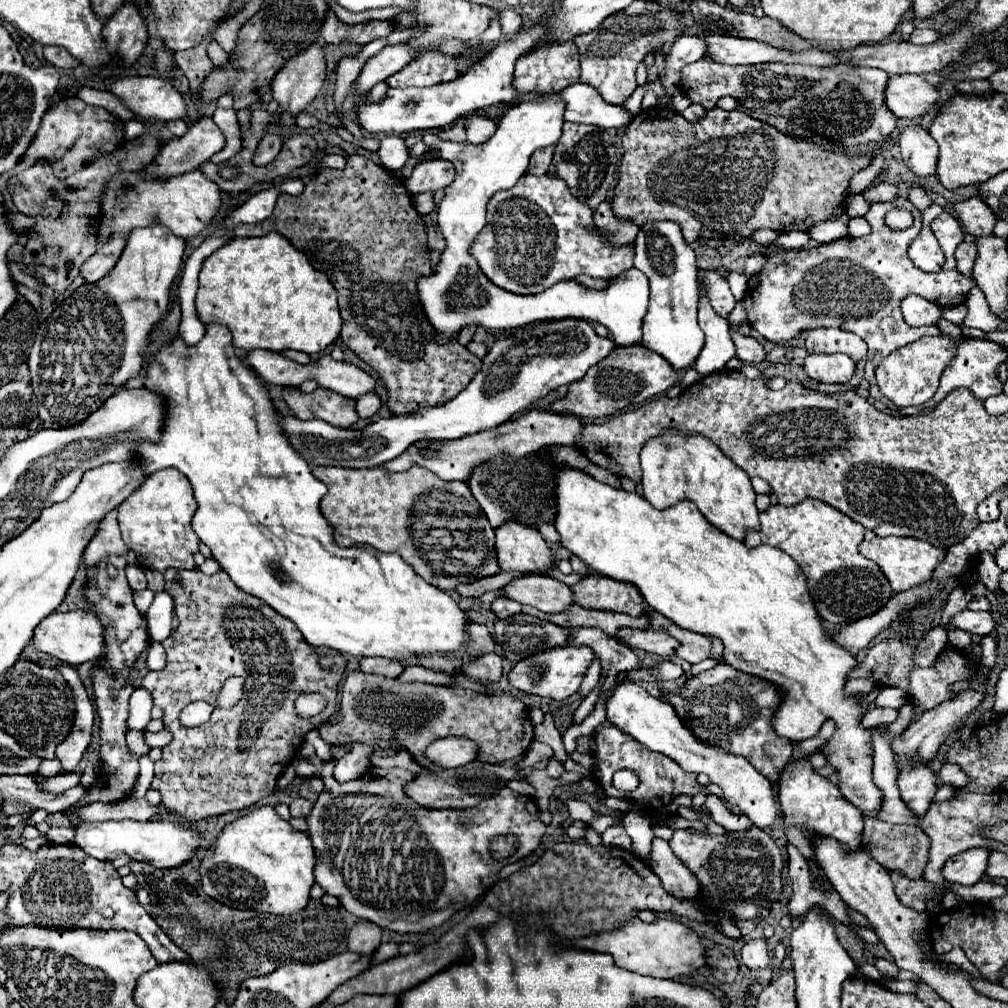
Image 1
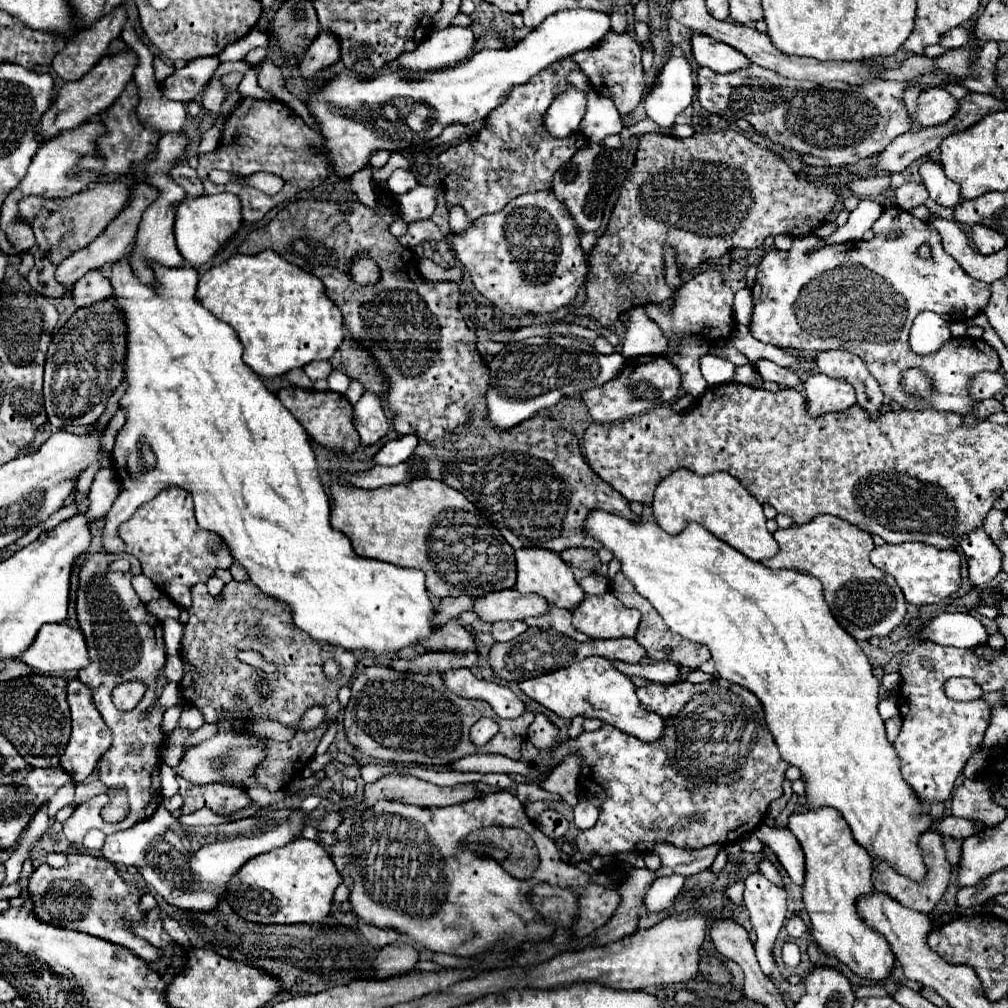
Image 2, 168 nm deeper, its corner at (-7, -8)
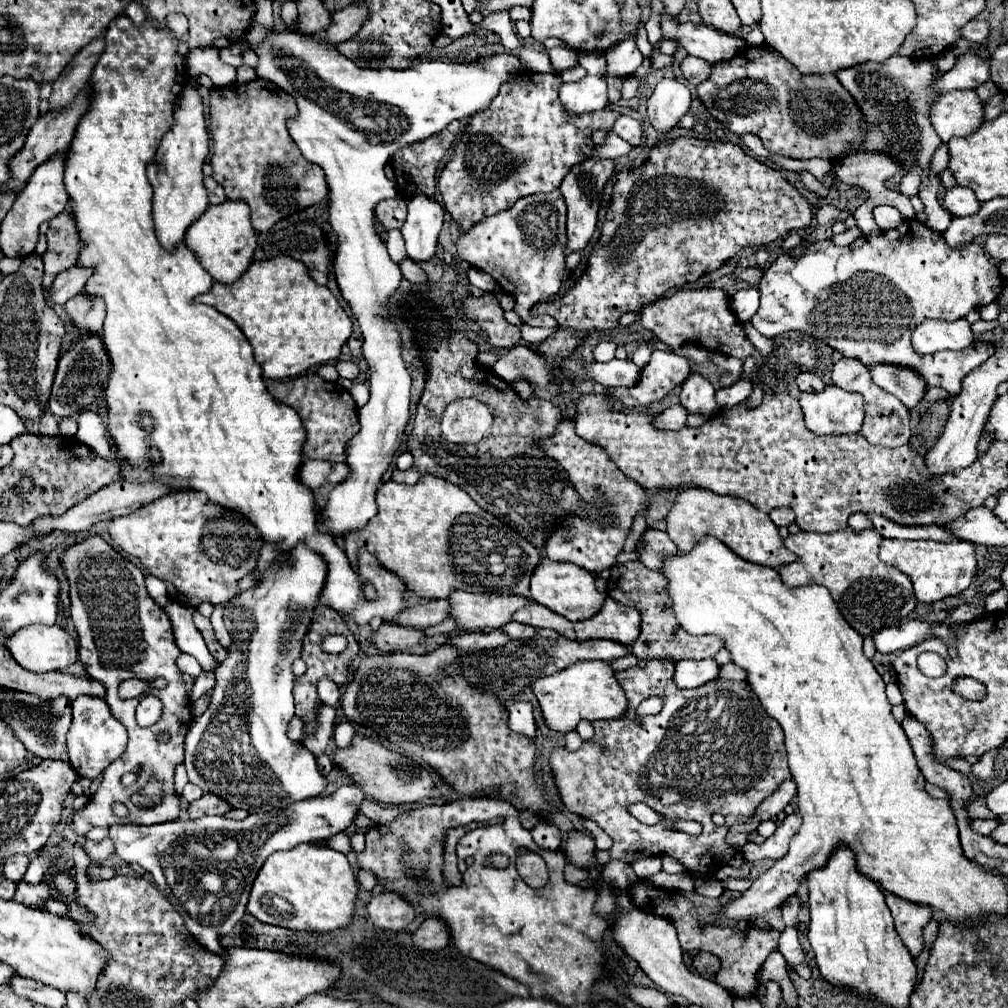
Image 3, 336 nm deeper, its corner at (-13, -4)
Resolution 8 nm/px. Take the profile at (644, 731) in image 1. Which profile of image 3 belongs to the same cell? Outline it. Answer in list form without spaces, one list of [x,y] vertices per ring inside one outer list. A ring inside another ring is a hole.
[[[602,660],[574,662],[574,666],[566,670],[538,678],[532,684],[532,692],[538,698],[546,726],[558,734],[576,730],[580,720],[594,722],[602,718],[618,718],[626,712],[626,694],[614,678],[614,670],[610,668],[610,664]]]

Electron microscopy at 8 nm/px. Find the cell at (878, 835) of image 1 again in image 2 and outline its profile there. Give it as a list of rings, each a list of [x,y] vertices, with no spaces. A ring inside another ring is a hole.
[[[932,830],[924,832],[918,838],[918,846],[920,846],[920,852],[922,852],[924,864],[926,864],[926,876],[924,876],[922,882],[912,882],[910,878],[904,878],[902,874],[898,874],[896,870],[892,870],[892,866],[888,866],[888,862],[880,862],[880,860],[876,860],[876,866],[874,866],[874,872],[872,872],[872,882],[874,882],[876,890],[890,894],[892,898],[896,898],[906,908],[930,914],[934,910],[934,906],[940,902],[940,898],[942,898],[942,894],[944,894],[946,886],[948,886],[948,878],[950,878],[950,870],[952,868],[950,868],[950,864],[946,860],[940,834],[936,834]]]

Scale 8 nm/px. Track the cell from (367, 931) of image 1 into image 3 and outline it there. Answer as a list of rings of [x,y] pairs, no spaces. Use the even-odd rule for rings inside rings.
[[[382,892],[368,904],[368,914],[374,926],[382,930],[404,930],[416,916],[416,910],[398,892]]]

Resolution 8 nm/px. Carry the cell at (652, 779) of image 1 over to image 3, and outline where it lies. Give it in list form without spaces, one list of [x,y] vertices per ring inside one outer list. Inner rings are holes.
[[[654,659],[648,660],[644,666],[616,672],[618,684],[622,686],[622,690],[626,690],[628,698],[626,714],[622,718],[592,722],[594,738],[590,742],[584,742],[576,752],[556,748],[550,756],[550,766],[566,808],[574,814],[580,814],[582,818],[594,820],[614,840],[614,846],[608,852],[596,852],[600,864],[608,864],[610,860],[632,864],[634,860],[646,856],[672,856],[688,872],[718,872],[720,868],[728,866],[728,862],[736,854],[736,850],[726,844],[728,826],[736,822],[748,822],[758,804],[768,798],[784,780],[790,778],[782,728],[774,718],[766,714],[760,704],[756,704],[758,700],[754,696],[750,698],[746,716],[730,716],[730,680],[718,678],[698,688],[686,690],[674,686],[674,666],[673,660]],[[650,696],[662,698],[660,714],[636,716],[638,704]],[[634,802],[648,804],[662,816],[662,822],[656,826],[640,824],[628,814],[628,806]],[[716,812],[722,812],[722,816],[726,818],[726,826],[712,824],[710,818]],[[674,820],[696,820],[704,826],[704,830],[700,836],[674,832],[670,830],[670,822]]]

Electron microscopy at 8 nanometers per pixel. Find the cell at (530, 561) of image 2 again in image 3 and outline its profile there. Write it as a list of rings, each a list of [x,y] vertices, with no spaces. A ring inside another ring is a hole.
[[[542,558],[540,566],[536,568],[534,576],[532,576],[532,582],[530,582],[530,598],[546,608],[550,608],[552,612],[568,618],[570,622],[578,622],[578,620],[588,620],[592,618],[594,614],[600,612],[604,600],[606,600],[606,594],[598,592],[596,590],[596,578],[574,566],[574,564],[568,564],[568,562],[552,562],[548,558]]]

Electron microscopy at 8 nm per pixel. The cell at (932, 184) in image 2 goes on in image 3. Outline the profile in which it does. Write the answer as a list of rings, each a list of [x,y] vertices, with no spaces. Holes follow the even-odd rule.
[[[956,186],[944,192],[944,206],[954,216],[974,216],[980,210],[980,202],[970,188]]]

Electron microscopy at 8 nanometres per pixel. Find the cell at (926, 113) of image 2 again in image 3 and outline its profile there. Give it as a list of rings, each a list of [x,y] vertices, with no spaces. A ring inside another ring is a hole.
[[[974,90],[946,92],[932,106],[932,124],[942,138],[948,142],[954,136],[970,136],[984,122],[984,102]]]

